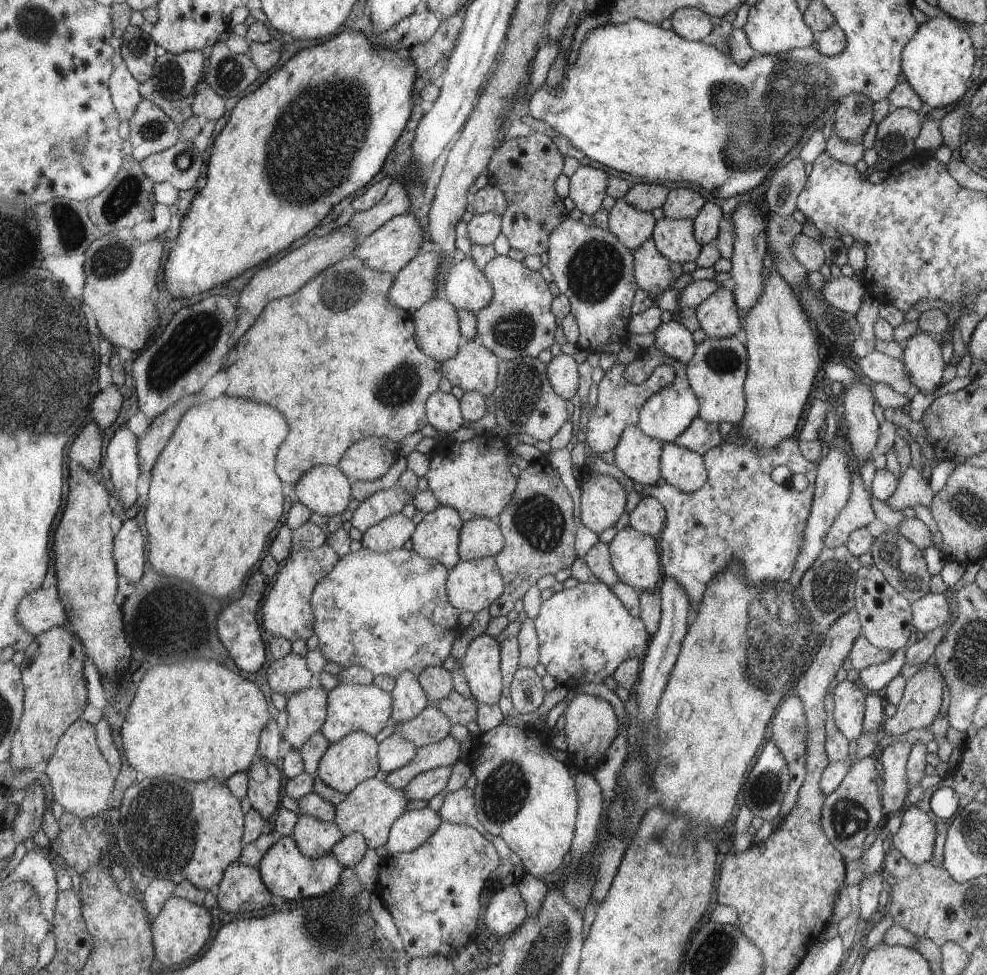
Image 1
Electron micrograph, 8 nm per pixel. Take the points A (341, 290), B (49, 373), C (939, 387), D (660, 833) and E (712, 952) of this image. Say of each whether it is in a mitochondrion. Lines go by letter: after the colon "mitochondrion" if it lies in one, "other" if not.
A: mitochondrion
B: mitochondrion
C: other
D: mitochondrion
E: mitochondrion

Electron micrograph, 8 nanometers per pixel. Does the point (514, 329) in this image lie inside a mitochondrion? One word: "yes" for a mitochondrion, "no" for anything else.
yes

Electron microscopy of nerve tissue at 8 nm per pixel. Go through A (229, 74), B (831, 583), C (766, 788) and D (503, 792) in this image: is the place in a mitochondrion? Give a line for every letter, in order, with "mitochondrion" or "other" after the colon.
A: mitochondrion
B: mitochondrion
C: mitochondrion
D: mitochondrion

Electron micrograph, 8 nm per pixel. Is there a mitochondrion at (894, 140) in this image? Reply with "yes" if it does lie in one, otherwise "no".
yes

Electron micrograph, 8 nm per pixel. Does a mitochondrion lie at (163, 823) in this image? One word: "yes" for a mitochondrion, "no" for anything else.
yes

